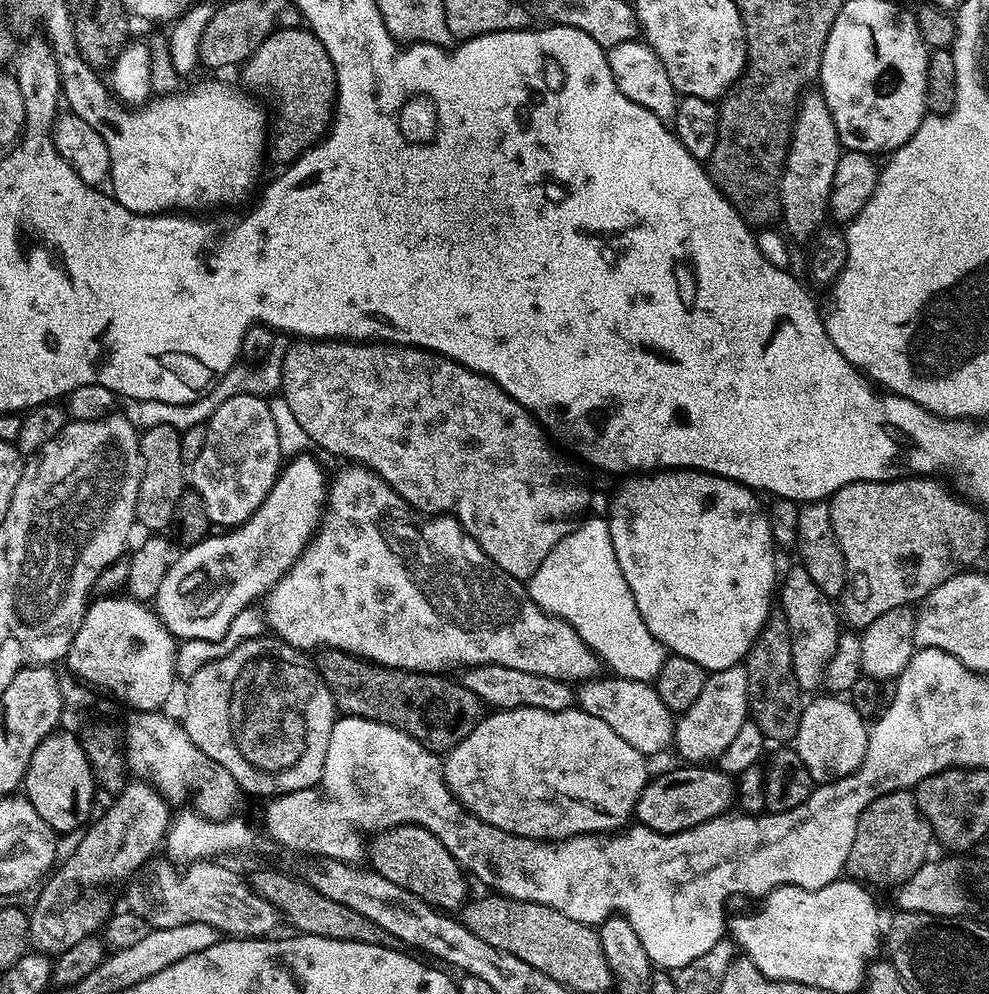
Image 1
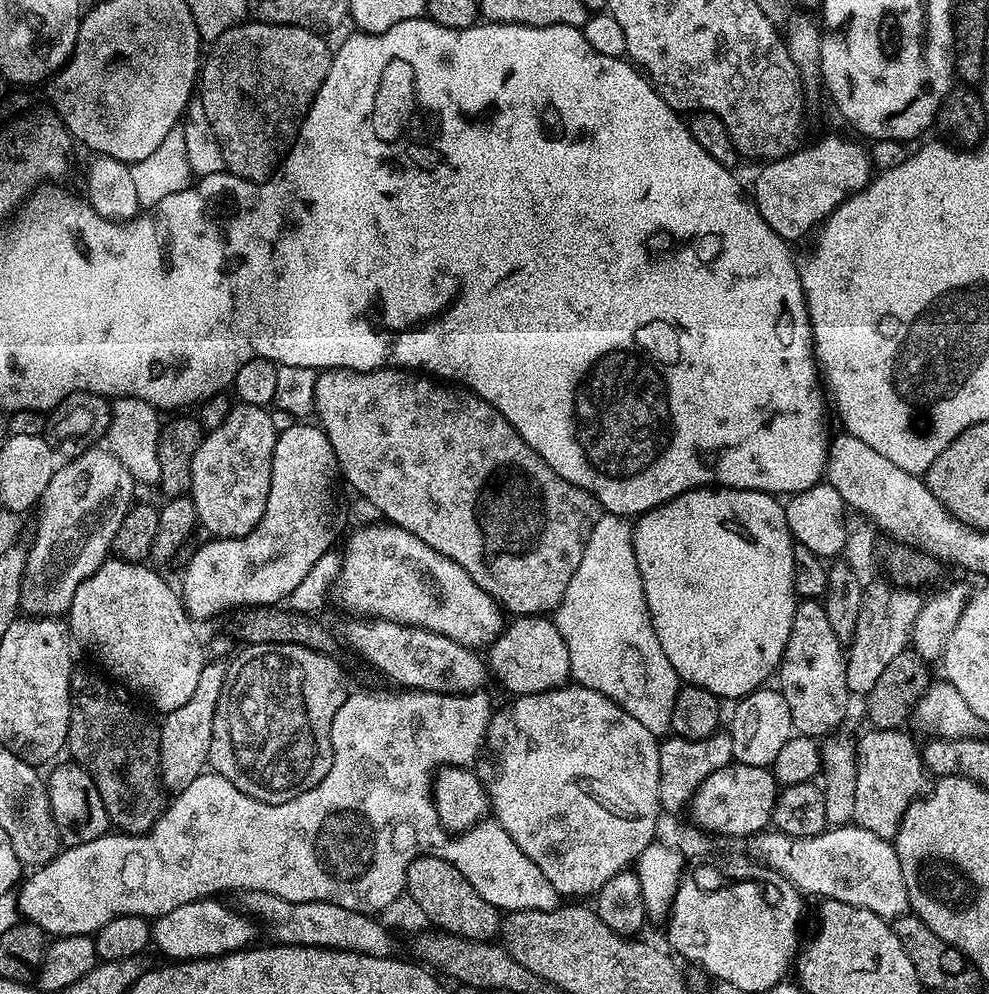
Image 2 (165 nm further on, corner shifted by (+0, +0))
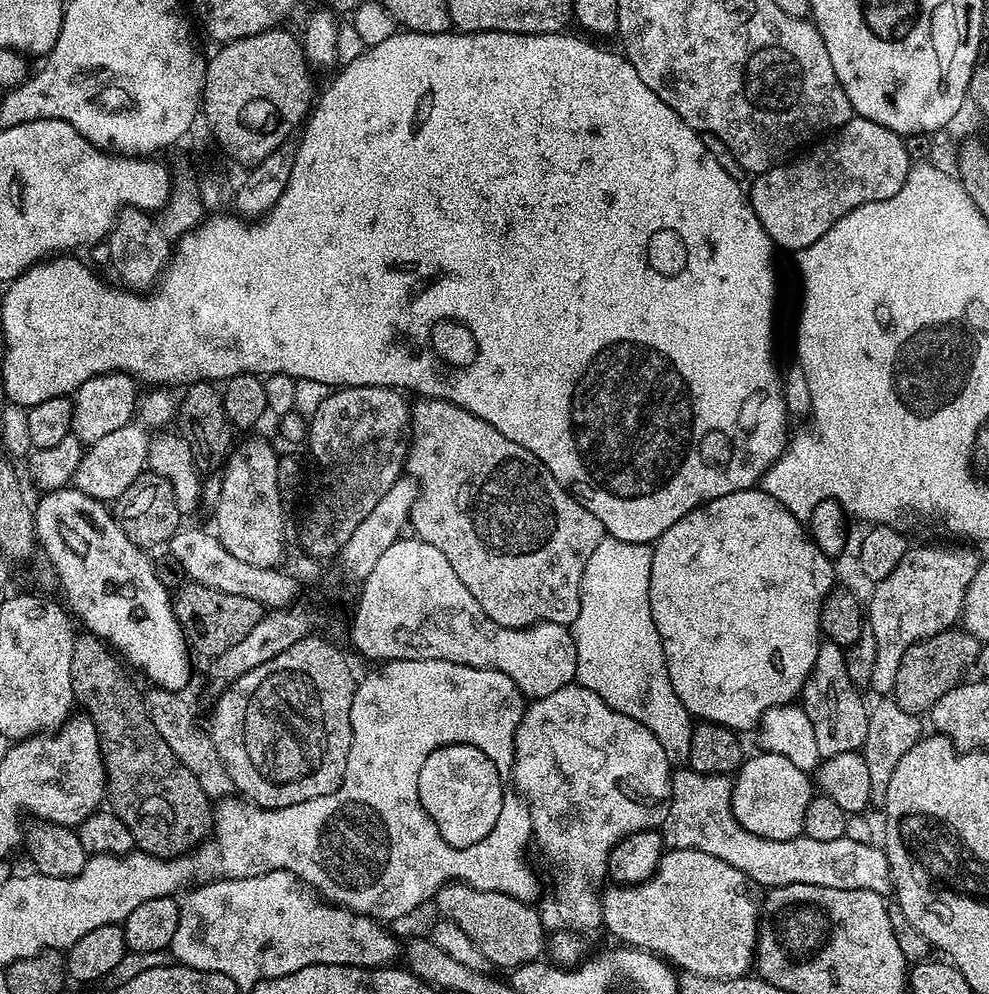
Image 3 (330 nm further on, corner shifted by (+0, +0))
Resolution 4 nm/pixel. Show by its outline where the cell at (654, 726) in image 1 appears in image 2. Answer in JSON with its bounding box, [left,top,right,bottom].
[486,616,570,697]

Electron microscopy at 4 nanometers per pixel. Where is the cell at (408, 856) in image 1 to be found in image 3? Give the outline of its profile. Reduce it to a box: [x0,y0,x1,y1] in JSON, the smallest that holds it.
[434,882,546,970]

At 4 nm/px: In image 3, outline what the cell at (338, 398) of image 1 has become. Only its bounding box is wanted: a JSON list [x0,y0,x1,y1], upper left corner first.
[406,398,606,628]

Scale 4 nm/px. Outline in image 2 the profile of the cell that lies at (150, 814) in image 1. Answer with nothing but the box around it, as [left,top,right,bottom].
[159,658,228,794]

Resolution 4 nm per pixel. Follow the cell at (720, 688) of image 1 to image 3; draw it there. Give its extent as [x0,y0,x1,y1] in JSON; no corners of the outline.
[662,766,892,894]

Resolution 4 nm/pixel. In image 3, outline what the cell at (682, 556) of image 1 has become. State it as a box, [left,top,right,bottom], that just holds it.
[650,487,837,734]

